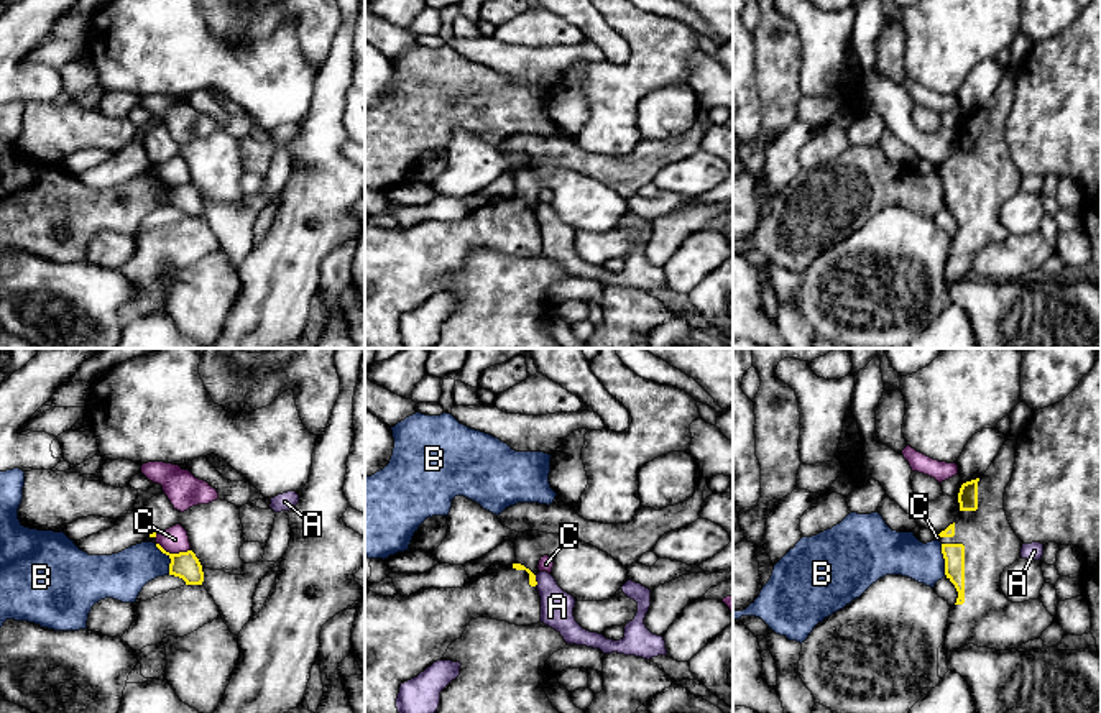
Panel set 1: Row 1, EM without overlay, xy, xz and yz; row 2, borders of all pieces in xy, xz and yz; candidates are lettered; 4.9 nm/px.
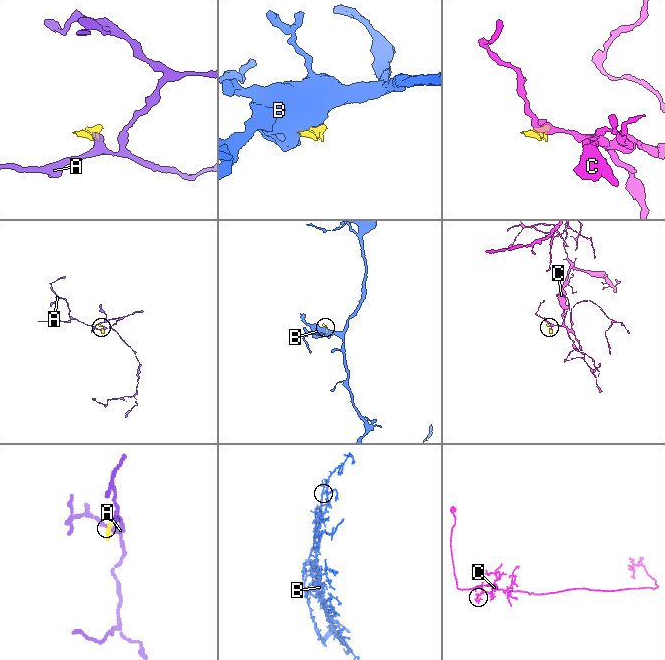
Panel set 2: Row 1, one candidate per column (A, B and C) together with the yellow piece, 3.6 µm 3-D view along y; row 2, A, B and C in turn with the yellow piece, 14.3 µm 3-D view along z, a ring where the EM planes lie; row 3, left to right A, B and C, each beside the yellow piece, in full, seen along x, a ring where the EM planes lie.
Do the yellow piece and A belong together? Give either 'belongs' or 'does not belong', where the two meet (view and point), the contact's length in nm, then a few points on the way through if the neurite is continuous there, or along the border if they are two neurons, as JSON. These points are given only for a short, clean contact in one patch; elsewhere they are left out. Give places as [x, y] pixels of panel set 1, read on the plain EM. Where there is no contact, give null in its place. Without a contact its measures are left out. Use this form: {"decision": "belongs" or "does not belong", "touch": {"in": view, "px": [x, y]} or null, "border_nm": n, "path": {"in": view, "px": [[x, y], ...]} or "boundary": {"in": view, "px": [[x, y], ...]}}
{"decision": "does not belong", "touch": {"in": "xz", "px": [534, 212]}, "border_nm": 60, "boundary": {"in": "xz", "px": [[534, 207], [536, 217]]}}

